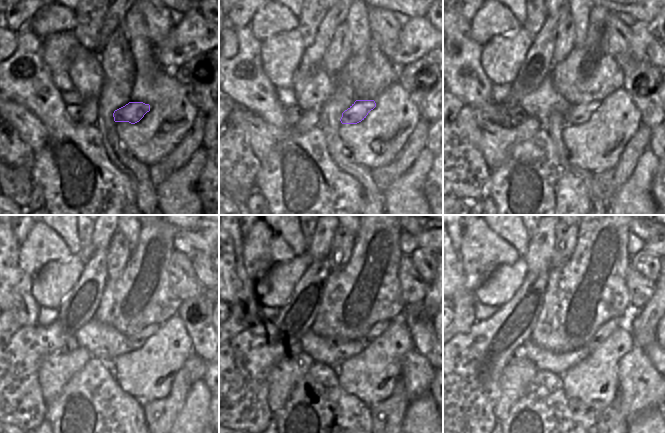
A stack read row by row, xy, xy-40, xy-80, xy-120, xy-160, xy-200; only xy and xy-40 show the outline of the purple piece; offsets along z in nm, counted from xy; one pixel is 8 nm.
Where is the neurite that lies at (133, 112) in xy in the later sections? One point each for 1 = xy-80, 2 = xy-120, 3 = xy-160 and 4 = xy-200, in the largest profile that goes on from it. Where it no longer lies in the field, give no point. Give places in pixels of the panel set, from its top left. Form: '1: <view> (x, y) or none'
1: xy-80 (580, 113)
2: xy-120 (137, 341)
3: xy-160 (379, 327)
4: xy-200 (607, 328)

